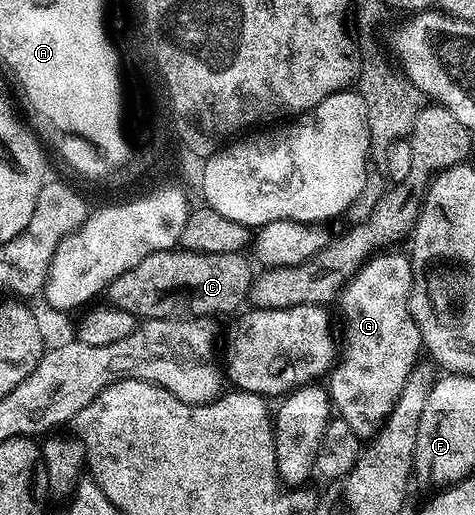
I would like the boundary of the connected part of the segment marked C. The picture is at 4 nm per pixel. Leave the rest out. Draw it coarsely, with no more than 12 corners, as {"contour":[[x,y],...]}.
{"contour":[[153,252],[107,287],[110,305],[160,317],[159,286],[192,315],[244,305],[242,253]]}

